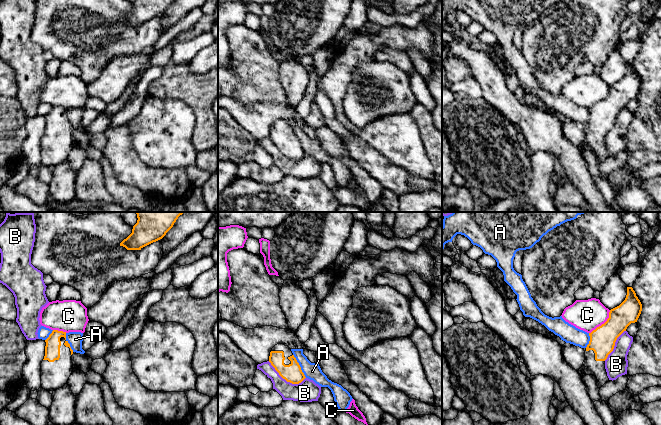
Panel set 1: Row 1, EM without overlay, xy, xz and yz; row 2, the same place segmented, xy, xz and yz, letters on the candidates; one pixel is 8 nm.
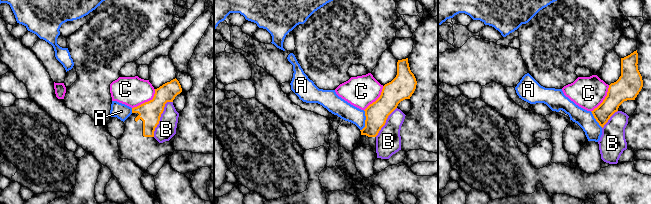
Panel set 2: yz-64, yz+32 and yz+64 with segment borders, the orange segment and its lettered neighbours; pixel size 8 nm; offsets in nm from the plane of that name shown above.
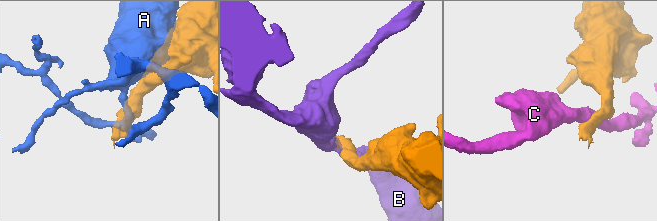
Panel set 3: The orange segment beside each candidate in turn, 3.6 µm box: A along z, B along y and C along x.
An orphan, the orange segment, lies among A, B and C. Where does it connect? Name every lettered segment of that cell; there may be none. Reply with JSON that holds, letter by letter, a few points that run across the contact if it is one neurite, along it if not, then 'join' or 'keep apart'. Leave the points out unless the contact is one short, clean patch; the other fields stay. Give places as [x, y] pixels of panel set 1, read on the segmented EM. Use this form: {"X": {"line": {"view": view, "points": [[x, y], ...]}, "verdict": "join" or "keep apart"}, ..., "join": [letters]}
{"A": {"line": {"view": "xz", "points": [[293, 354], [306, 377]]}, "verdict": "keep apart"}, "B": {"verdict": "keep apart"}, "C": {"verdict": "keep apart"}, "join": []}

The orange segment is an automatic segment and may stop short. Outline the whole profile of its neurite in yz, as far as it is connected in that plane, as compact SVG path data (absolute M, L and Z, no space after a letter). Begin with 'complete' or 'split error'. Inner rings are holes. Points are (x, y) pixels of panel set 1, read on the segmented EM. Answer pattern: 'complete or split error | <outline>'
split error | M627 287L625 300L609 312L609 318L601 326L589 333L590 341L585 351L585 360L578 373L594 375L597 386L601 388L609 381L605 369L605 360L613 351L617 338L626 331L631 323L637 322L642 304L632 287Z

